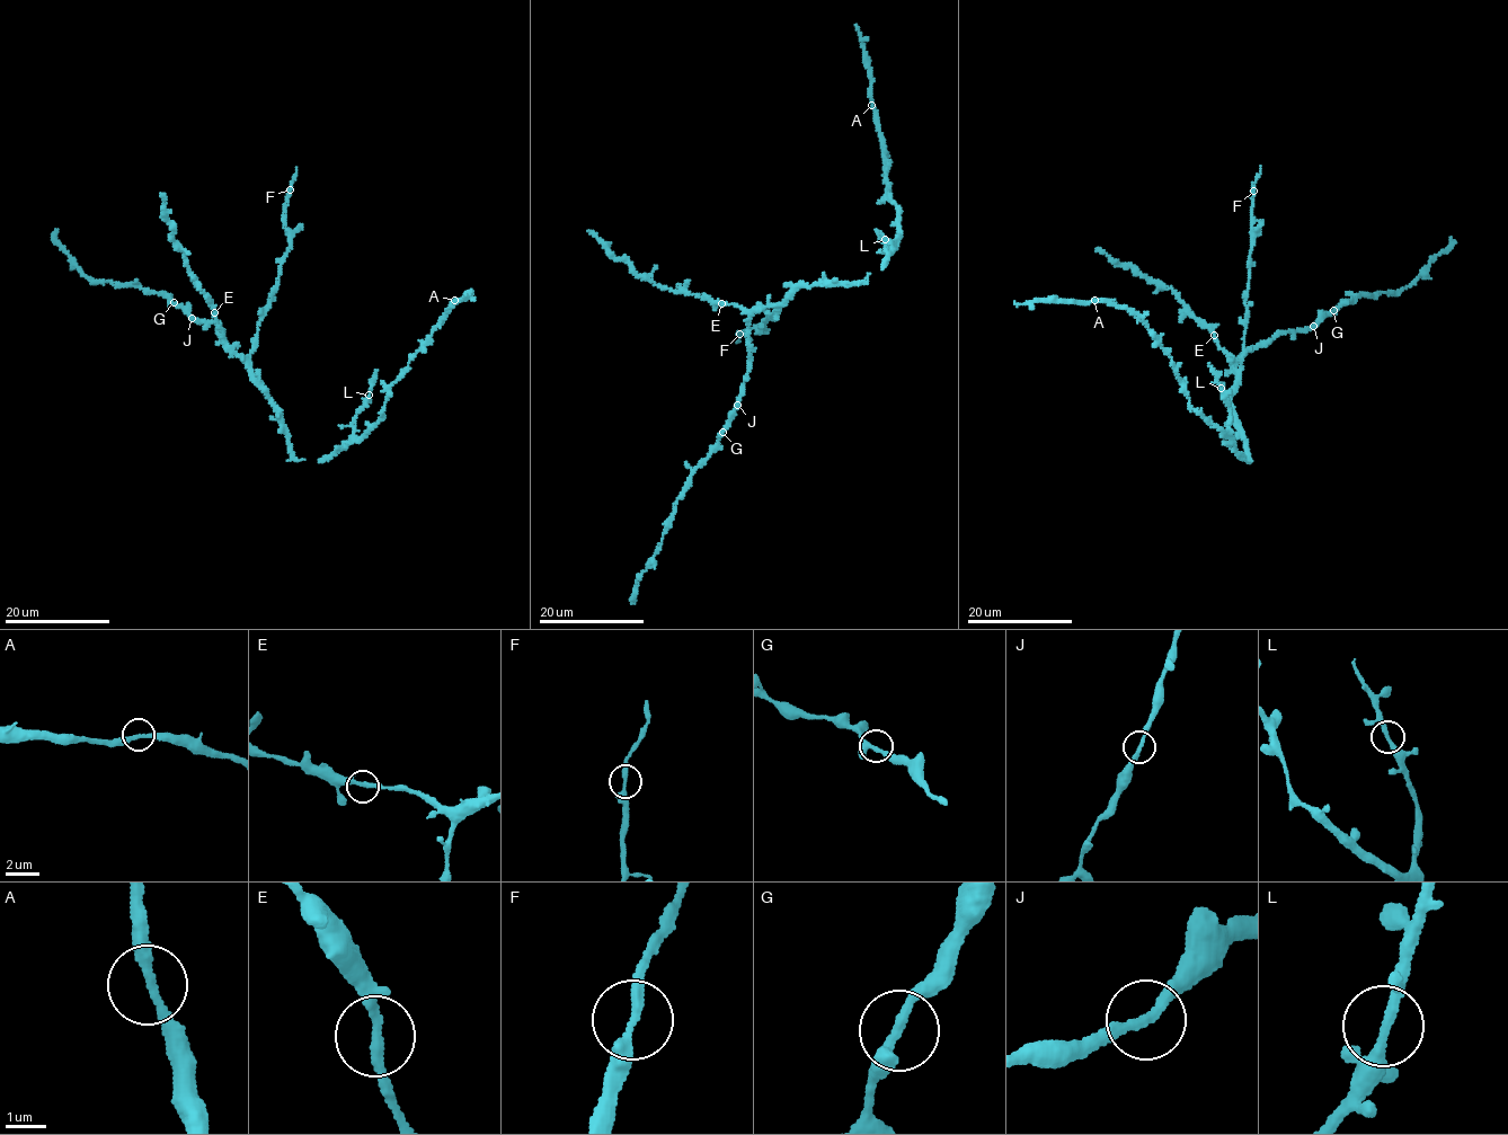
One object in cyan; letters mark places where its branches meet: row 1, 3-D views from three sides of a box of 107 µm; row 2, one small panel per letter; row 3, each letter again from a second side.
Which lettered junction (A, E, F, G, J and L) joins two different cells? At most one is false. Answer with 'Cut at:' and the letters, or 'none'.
Cut at: none

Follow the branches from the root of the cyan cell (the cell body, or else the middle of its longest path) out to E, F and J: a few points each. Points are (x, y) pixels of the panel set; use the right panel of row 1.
E: (1235, 416), (1230, 396), (1236, 381), (1234, 362), (1214, 335)
F: (1235, 416), (1230, 395), (1238, 381), (1244, 349), (1253, 191)
J: (1235, 416), (1230, 395), (1236, 381), (1233, 368), (1238, 360), (1280, 333), (1306, 331), (1313, 326)

